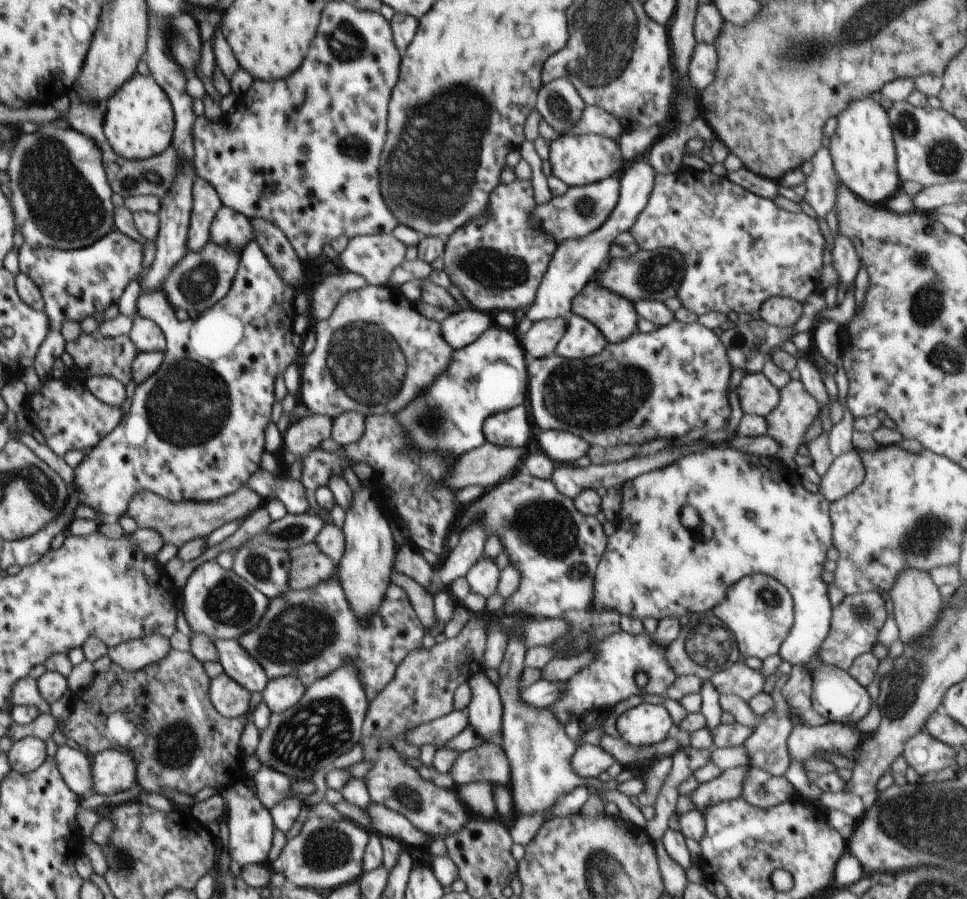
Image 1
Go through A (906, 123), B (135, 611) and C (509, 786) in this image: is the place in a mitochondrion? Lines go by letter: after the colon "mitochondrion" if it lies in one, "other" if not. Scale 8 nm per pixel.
A: mitochondrion
B: other
C: other

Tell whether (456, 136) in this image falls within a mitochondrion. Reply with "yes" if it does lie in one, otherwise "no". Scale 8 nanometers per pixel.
yes

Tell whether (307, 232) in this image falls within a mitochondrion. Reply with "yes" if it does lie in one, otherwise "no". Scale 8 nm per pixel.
yes

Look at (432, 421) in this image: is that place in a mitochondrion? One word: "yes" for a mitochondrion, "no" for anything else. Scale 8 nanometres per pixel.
yes

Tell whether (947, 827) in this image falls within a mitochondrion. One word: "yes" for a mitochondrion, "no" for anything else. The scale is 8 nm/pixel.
yes

